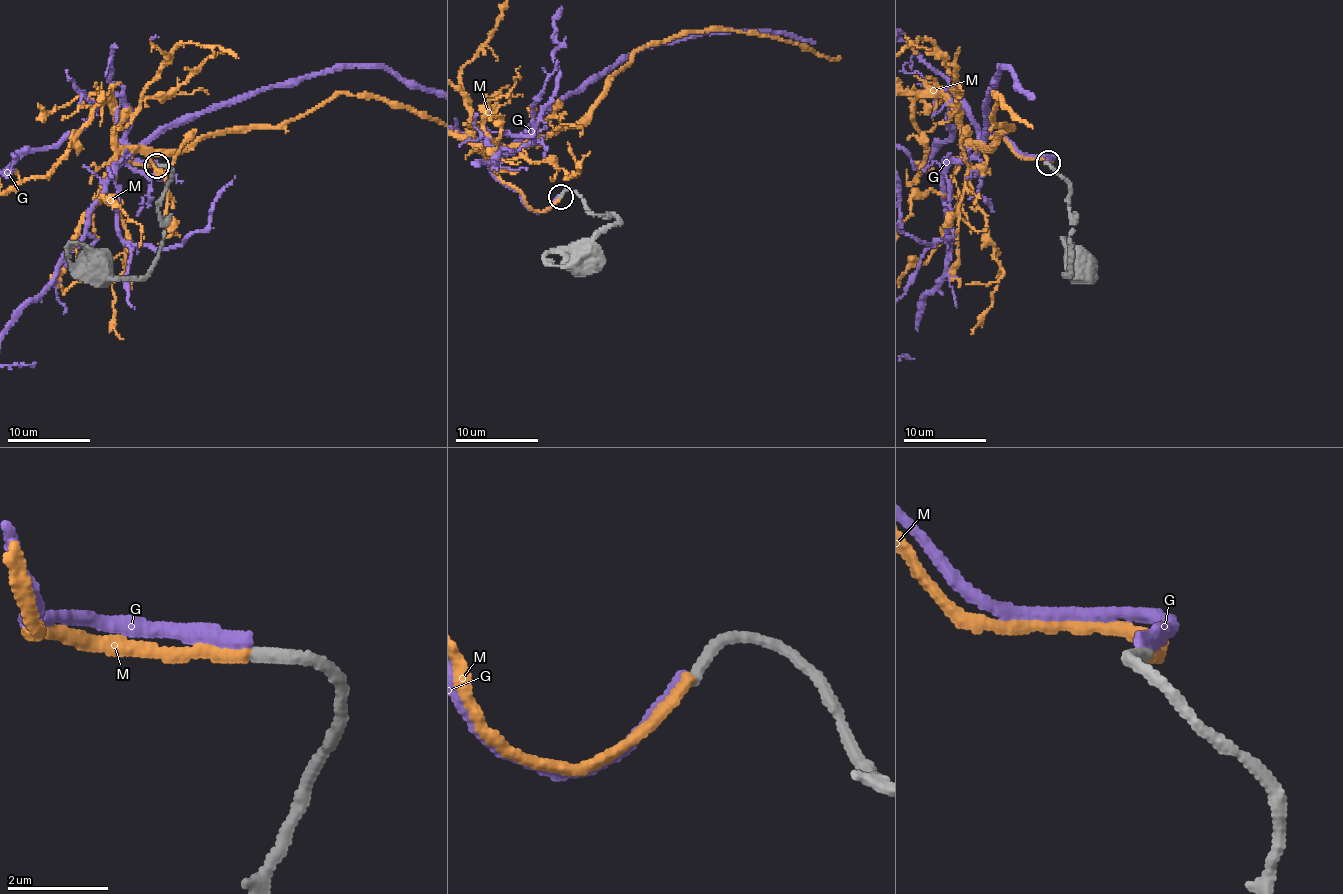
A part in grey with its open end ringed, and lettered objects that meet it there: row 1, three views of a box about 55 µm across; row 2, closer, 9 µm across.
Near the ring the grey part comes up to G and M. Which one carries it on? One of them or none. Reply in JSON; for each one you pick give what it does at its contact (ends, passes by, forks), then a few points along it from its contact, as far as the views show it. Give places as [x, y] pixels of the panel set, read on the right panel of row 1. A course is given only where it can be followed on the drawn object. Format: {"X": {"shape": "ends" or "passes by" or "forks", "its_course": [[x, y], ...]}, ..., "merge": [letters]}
{"M": {"shape": "ends"}, "merge": ["M"]}

